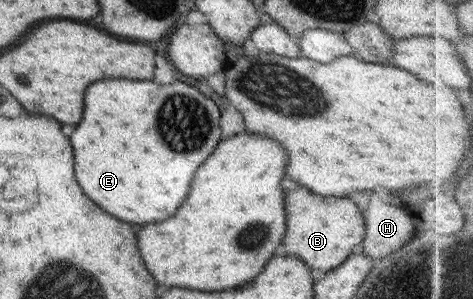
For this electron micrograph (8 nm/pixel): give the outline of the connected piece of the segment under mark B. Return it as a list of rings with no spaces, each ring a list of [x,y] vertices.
[[[304,187],[286,191],[286,235],[282,239],[284,253],[302,259],[312,269],[322,272],[336,269],[352,254],[352,248],[365,238],[362,213],[354,201],[342,197],[318,197]]]

